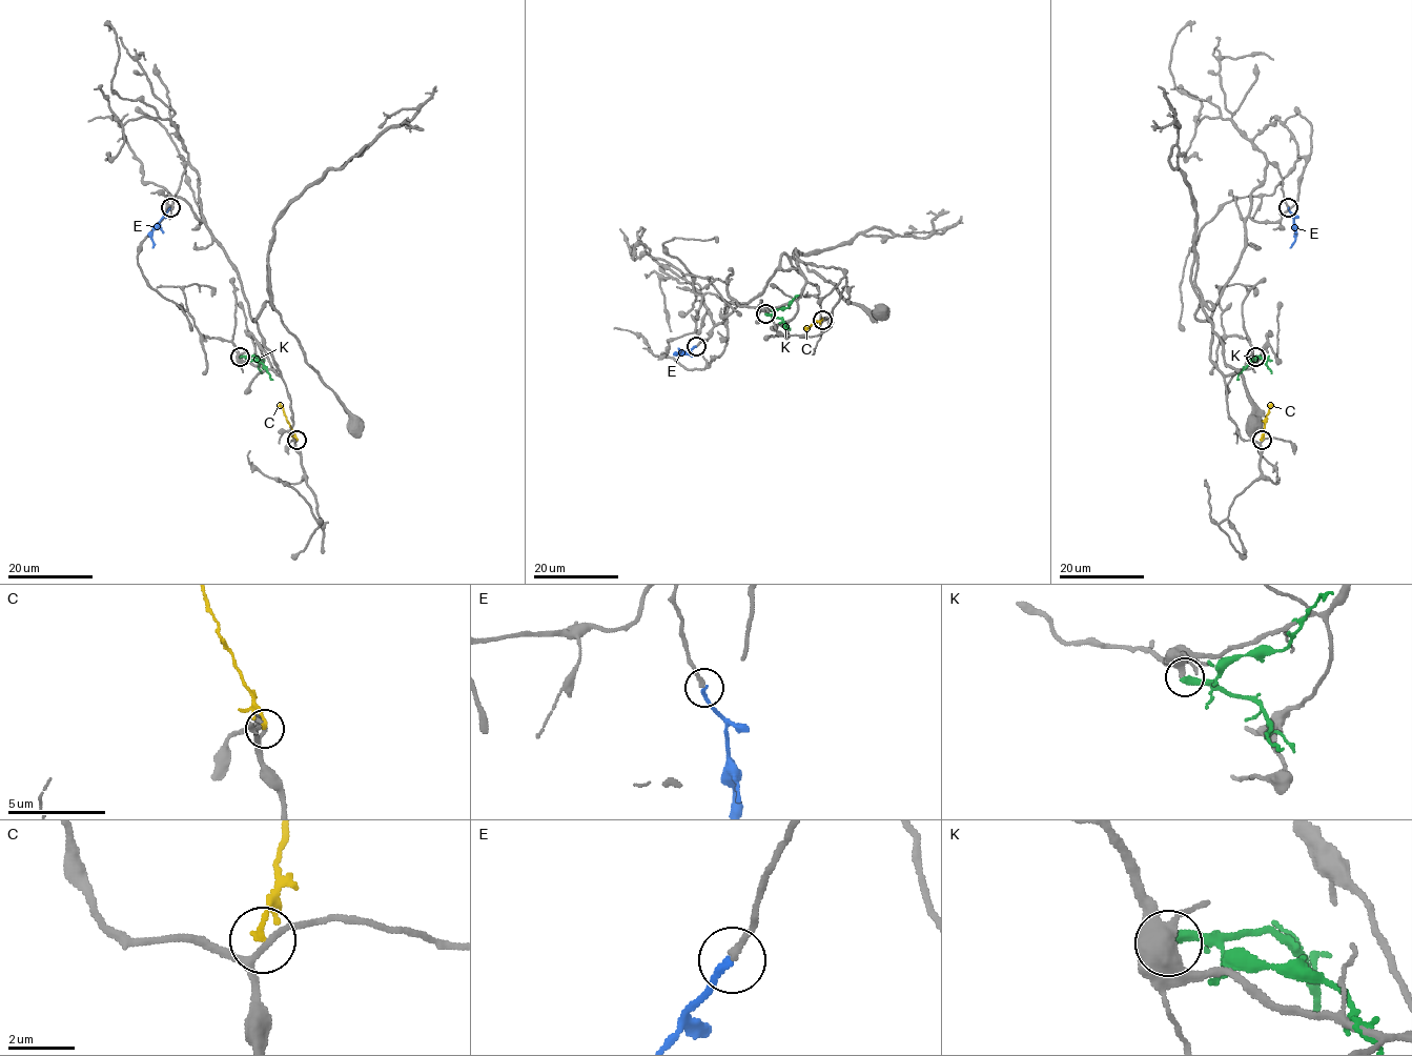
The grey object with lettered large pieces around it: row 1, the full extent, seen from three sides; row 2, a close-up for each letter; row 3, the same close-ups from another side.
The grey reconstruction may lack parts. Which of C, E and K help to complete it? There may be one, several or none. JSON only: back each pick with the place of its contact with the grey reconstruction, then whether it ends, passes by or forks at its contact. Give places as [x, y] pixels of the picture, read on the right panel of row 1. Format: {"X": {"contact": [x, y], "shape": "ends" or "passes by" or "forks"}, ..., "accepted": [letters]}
{"E": {"contact": [1288, 207], "shape": "ends"}, "accepted": ["E"]}

